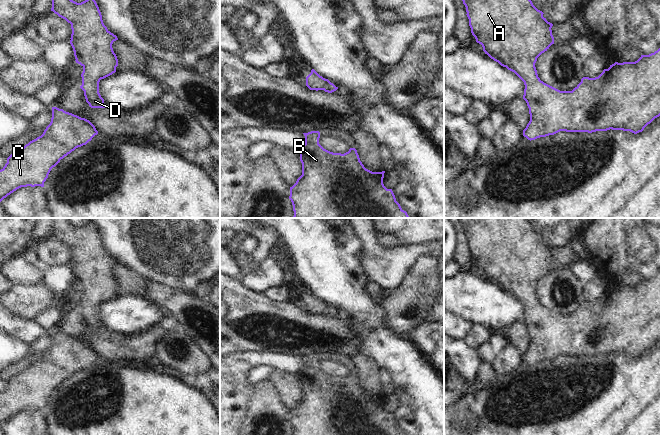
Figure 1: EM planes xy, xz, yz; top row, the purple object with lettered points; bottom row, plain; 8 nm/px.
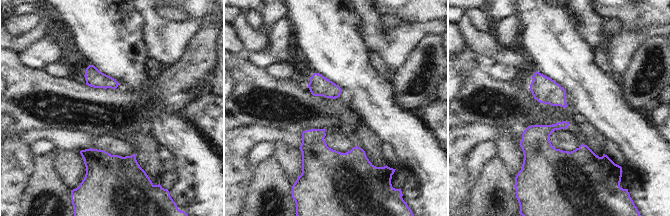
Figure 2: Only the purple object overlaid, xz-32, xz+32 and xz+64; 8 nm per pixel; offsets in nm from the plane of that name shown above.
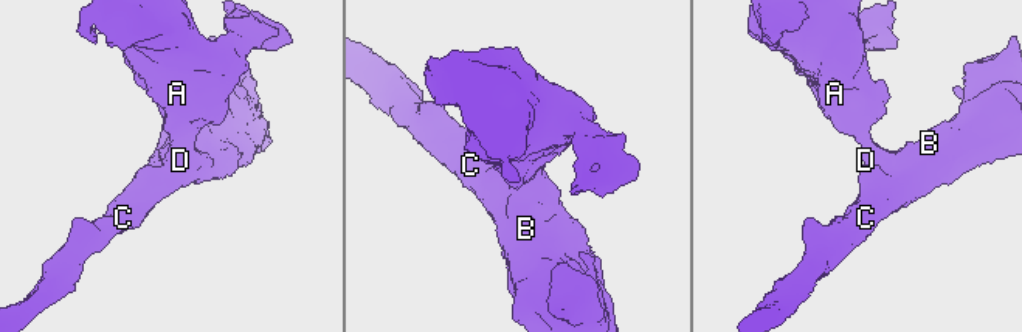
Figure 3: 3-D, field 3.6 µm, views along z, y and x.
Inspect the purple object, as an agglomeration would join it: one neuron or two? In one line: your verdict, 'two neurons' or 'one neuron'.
one neuron

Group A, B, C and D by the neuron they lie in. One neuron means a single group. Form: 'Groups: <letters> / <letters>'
Groups: A B C D.

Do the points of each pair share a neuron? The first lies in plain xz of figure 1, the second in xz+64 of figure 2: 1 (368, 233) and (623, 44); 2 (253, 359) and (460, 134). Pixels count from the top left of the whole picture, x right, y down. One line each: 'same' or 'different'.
1: same
2: same

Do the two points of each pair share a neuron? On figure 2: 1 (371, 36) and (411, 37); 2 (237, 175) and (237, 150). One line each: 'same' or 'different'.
1: same
2: same

